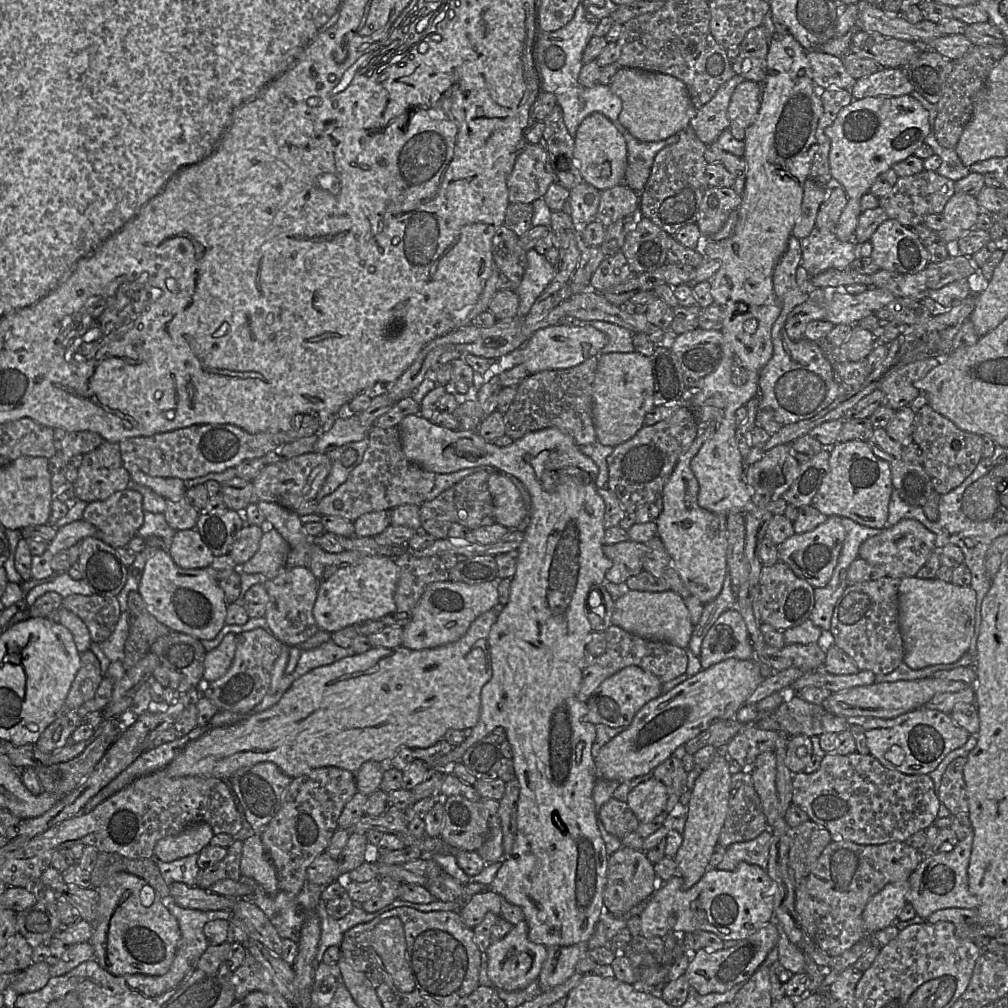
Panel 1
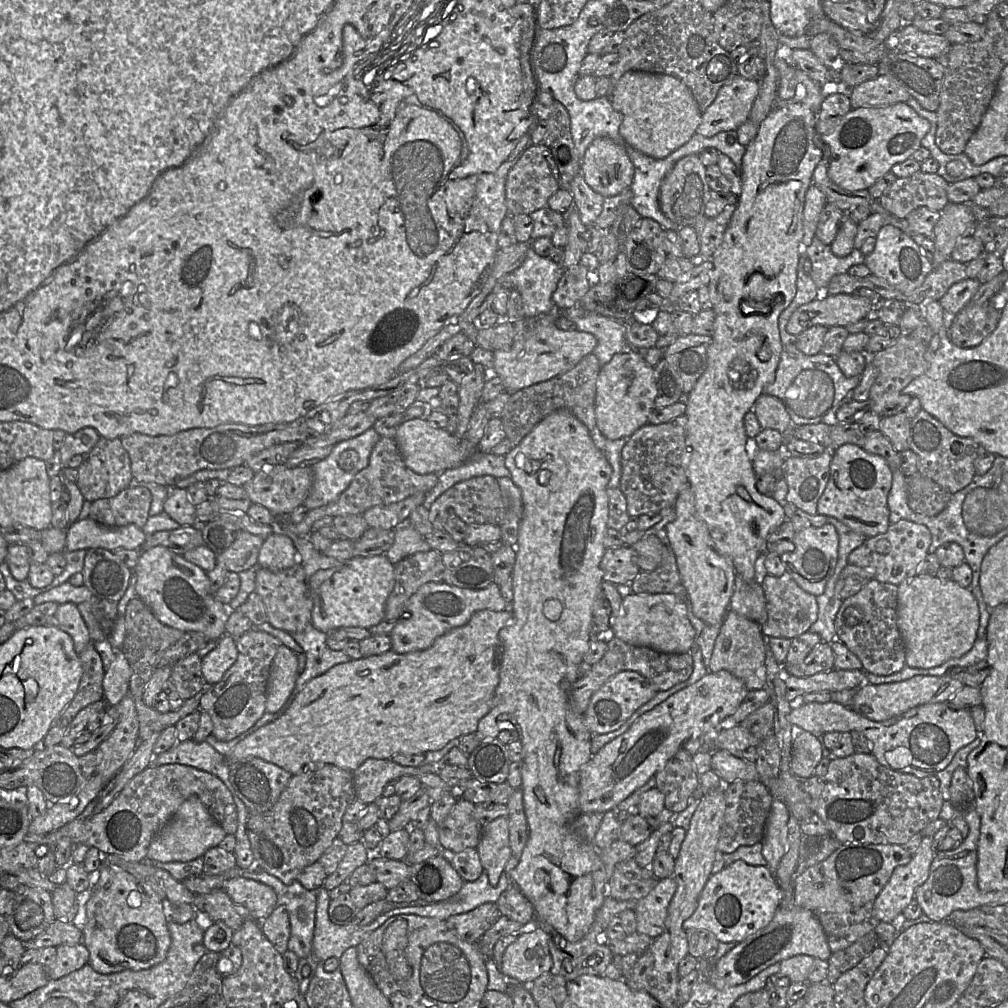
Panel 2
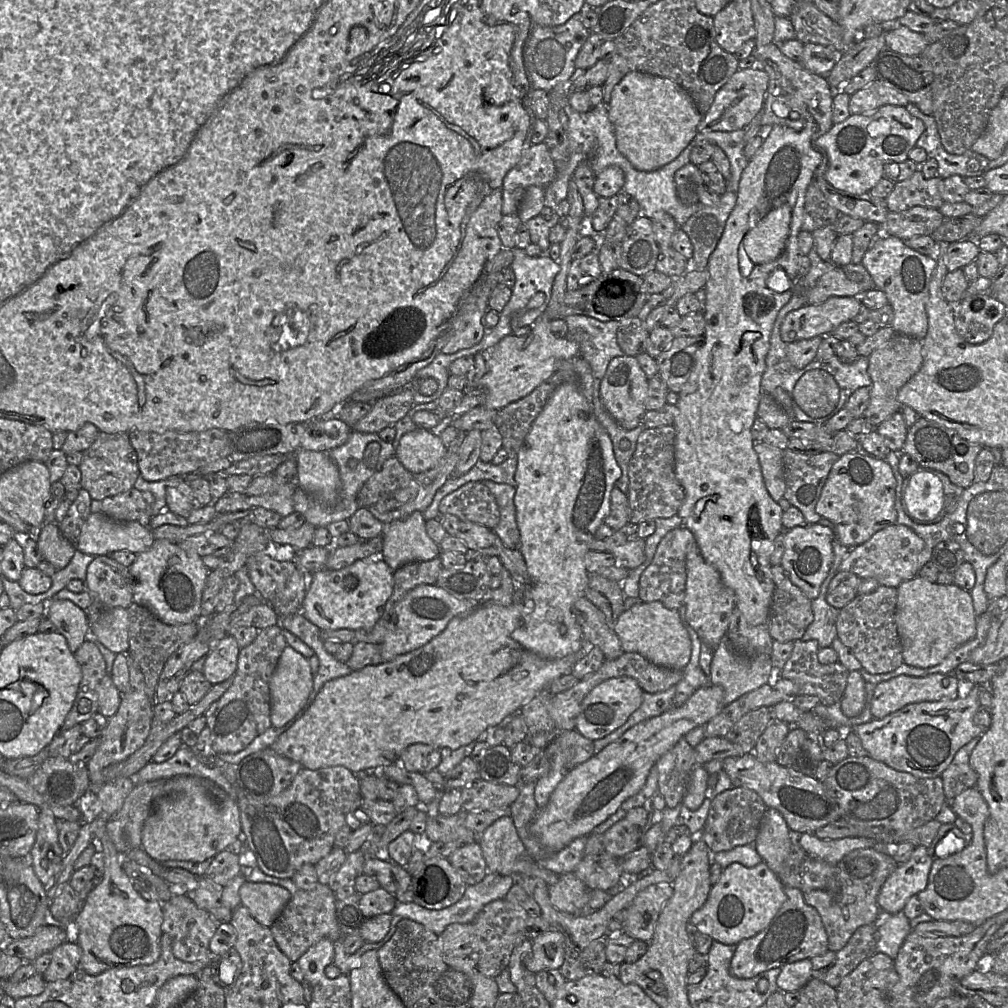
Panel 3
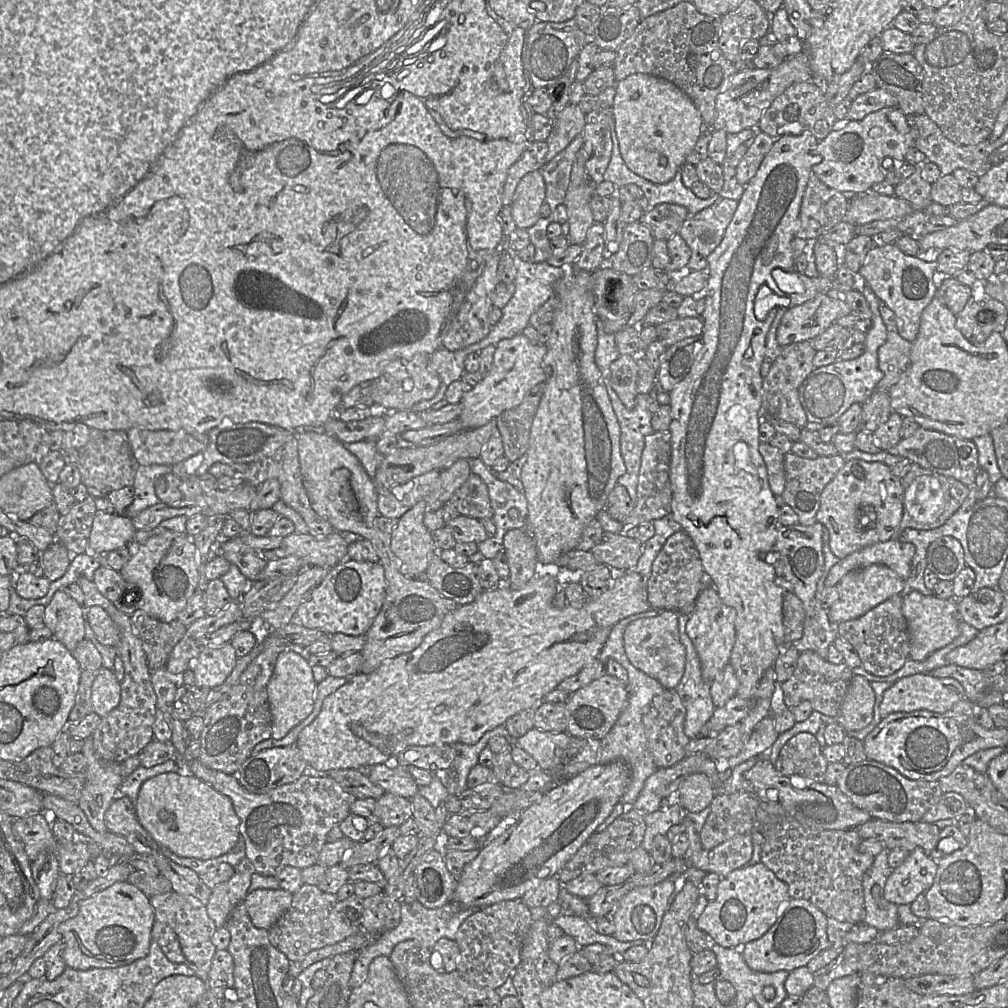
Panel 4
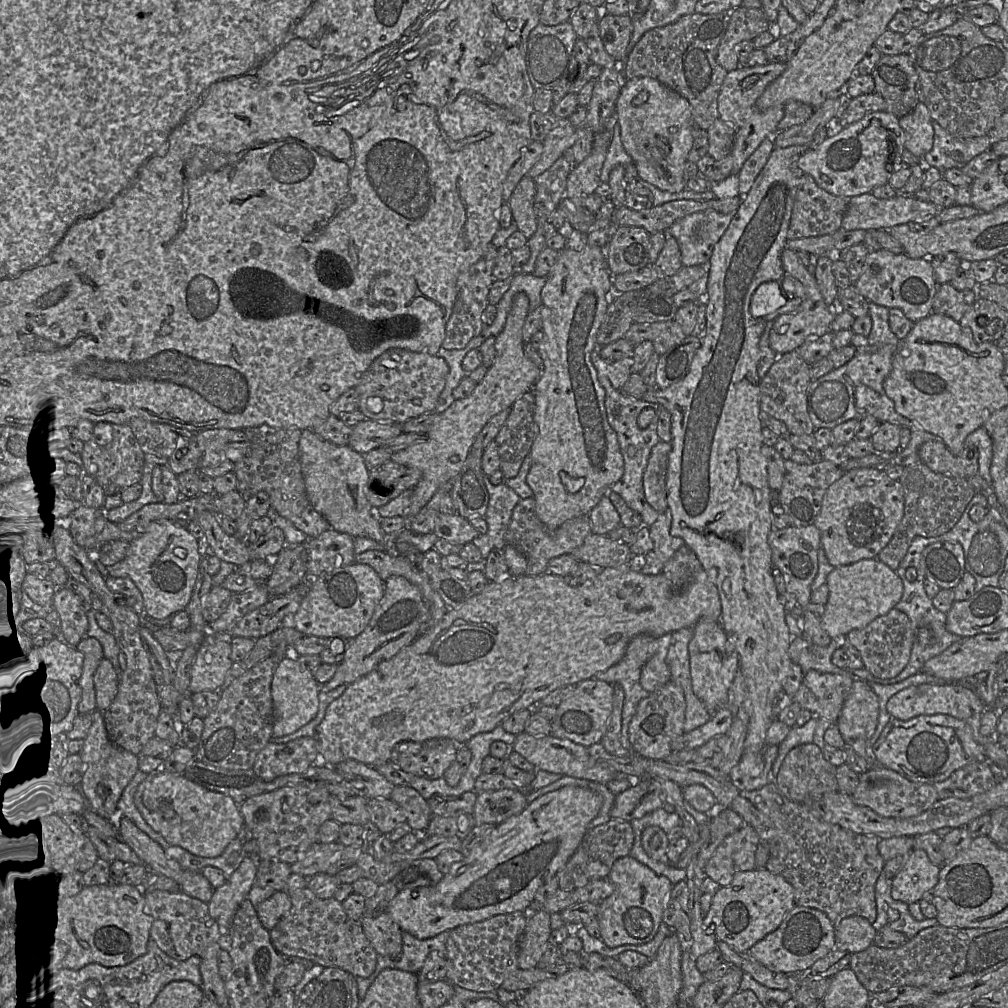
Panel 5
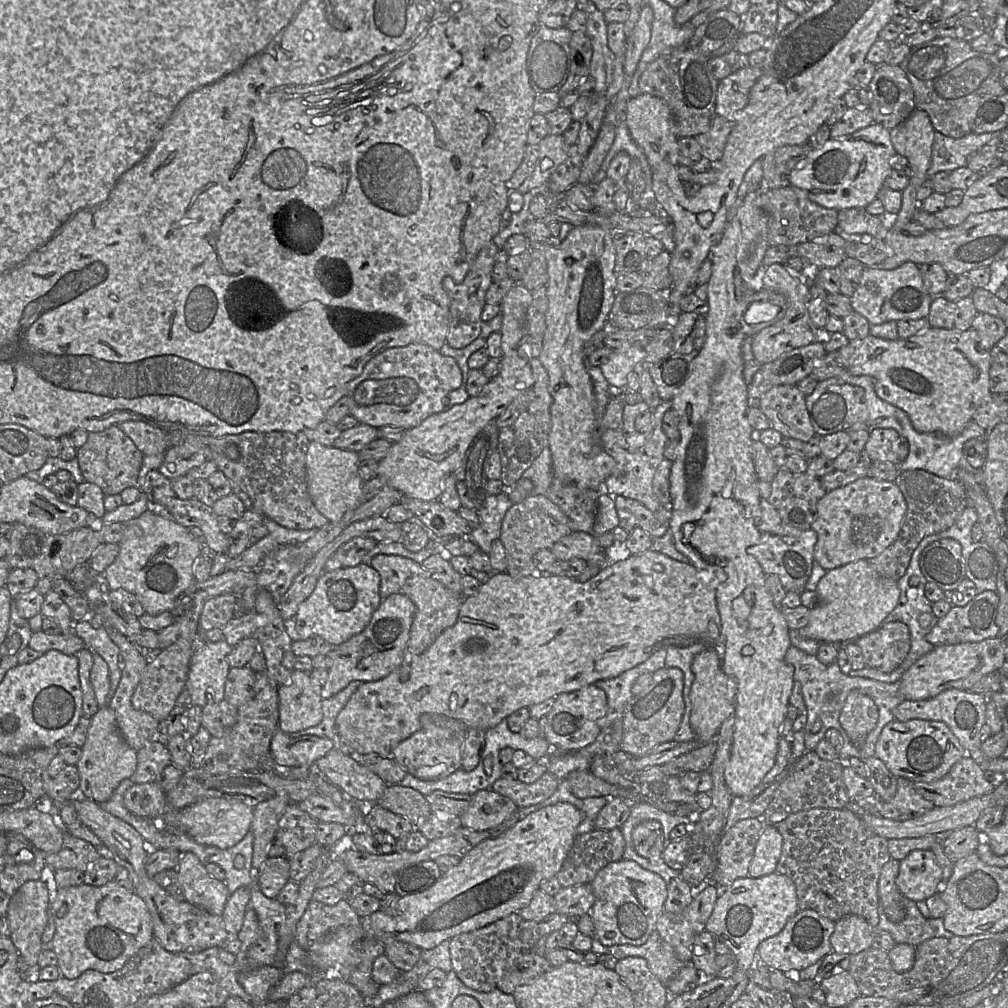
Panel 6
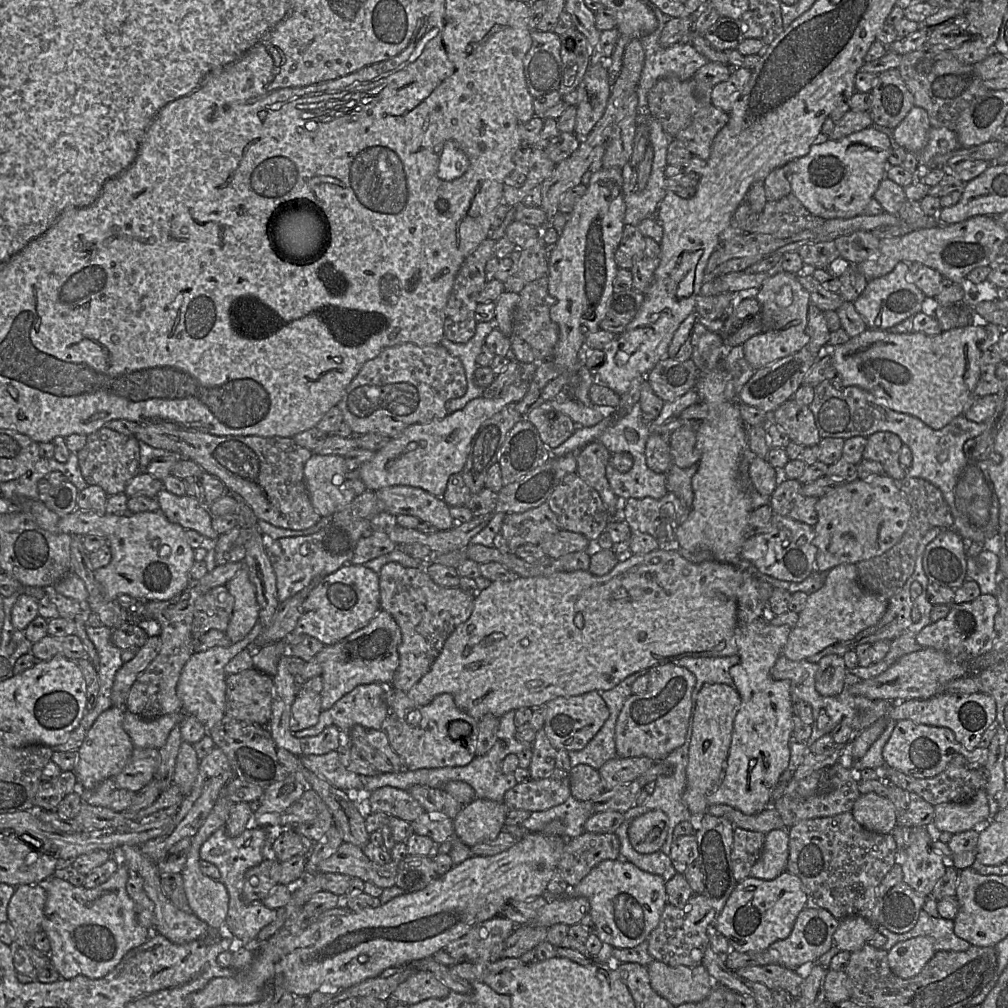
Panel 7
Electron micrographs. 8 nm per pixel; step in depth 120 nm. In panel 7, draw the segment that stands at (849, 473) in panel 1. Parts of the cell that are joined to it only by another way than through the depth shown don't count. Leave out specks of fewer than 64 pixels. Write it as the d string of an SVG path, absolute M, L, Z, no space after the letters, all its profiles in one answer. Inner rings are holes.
M886 474L857 479L819 498L813 544L817 548L815 571L827 573L841 564L857 564L885 553L905 533L911 515L910 505L899 483Z

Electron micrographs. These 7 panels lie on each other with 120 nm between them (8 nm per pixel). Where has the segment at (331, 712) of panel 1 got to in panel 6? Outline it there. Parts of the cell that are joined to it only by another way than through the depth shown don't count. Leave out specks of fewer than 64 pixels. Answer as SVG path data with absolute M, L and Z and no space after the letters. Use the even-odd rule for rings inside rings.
M627 550L624 552L625 558L616 559L615 557L611 561L608 559L608 563L594 577L583 583L564 576L534 574L519 577L511 576L507 572L492 573L489 579L481 584L476 595L463 598L456 623L445 629L427 650L412 658L410 676L407 681L400 680L400 667L398 667L380 680L360 684L336 717L338 746L335 748L349 750L357 756L376 753L381 757L391 757L392 750L399 742L422 727L423 714L435 718L449 717L462 721L468 728L488 730L520 708L530 708L559 694L580 690L599 680L615 678L644 662L660 649L670 646L685 647L696 643L709 646L724 644L721 617L716 603L718 584L726 580L724 572L701 571L691 562L677 561L653 550L637 555L632 555Z

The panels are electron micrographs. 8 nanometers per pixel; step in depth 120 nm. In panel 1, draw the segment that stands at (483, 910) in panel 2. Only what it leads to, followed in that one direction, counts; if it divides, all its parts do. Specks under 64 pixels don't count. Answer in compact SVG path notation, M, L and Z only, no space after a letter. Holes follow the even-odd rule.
M484 892L473 895L468 903L463 905L459 914L467 927L473 929L480 924L489 913L501 915L502 897L494 892Z

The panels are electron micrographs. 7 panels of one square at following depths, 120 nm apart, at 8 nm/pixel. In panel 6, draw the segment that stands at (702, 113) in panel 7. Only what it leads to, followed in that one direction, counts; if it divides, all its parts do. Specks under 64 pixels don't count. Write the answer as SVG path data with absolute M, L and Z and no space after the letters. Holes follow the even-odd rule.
M717 115L708 131L695 137L701 147L702 156L713 164L718 163L724 154L733 127L732 122Z

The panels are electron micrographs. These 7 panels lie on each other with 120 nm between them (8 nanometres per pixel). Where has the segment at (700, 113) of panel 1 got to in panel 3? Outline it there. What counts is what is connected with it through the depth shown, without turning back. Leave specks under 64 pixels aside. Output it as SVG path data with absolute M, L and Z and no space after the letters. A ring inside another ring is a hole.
M758 68L735 72L716 93L709 111L702 117L699 131L733 132L747 127L764 107L768 82L768 74Z

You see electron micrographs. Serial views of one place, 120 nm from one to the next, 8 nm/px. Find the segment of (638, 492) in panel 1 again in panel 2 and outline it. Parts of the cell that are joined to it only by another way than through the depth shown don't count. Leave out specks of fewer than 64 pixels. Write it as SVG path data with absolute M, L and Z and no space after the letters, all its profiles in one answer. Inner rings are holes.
M684 415L658 425L646 424L634 432L621 451L621 479L619 489L626 498L630 518L648 513L659 513L664 508L673 508L679 492L688 484L686 470L687 417Z

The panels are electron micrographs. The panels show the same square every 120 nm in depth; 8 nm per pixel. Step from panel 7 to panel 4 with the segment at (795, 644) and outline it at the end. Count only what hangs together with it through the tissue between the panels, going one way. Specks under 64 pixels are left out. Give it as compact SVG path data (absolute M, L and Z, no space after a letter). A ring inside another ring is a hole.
M872 564L847 573L835 586L838 589L838 599L828 609L828 618L831 622L839 624L856 619L891 596L901 594L904 581L885 565Z

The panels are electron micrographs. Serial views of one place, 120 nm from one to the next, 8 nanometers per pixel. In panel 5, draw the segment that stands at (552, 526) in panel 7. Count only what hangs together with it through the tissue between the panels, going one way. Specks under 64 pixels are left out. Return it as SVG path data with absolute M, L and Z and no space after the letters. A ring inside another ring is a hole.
M533 497L521 499L512 511L505 544L516 548L526 559L527 567L524 575L540 575L547 572L548 562L557 556L570 554L580 546L592 533L589 515L582 515L565 521L555 530L549 530L539 520L535 510Z

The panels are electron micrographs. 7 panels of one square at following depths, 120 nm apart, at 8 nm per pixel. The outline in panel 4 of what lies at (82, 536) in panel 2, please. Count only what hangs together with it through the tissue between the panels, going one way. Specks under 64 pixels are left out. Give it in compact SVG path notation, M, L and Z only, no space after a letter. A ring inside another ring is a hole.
M97 510L89 537L88 550L95 555L100 555L130 546L135 532L132 519L126 515Z

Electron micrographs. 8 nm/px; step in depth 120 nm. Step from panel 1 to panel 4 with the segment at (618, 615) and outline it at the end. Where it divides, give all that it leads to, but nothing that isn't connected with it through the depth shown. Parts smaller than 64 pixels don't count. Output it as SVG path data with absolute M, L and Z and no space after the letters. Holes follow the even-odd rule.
M665 610L654 616L639 618L627 625L623 634L625 654L630 663L649 677L657 680L665 689L673 689L685 669L685 647L679 638L677 611Z

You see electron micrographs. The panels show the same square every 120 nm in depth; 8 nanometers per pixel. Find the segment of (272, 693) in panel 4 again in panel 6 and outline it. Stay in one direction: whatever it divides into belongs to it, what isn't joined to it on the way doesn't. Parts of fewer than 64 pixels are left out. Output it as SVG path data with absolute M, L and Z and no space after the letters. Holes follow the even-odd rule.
M294 669L289 685L278 687L278 728L286 733L316 726L323 717L321 689L311 673Z

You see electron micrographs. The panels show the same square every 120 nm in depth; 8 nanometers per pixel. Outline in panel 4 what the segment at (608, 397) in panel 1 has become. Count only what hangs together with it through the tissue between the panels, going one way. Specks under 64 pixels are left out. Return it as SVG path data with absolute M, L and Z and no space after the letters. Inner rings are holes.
M620 355L610 364L611 387L627 409L635 406L637 396L636 379L638 366L637 356Z

